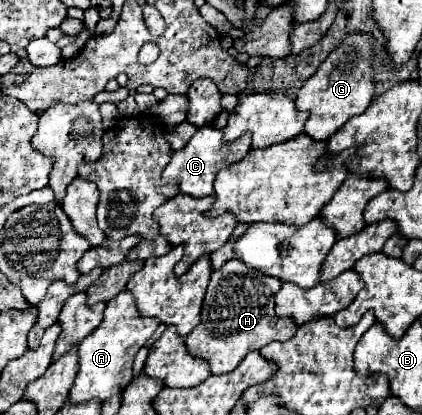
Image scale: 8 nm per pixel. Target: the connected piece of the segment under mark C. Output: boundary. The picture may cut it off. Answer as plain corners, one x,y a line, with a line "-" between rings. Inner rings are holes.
214,126
198,128
198,132
190,138
190,142
182,150
176,150
172,154
170,164
162,172
160,186
178,184
182,194
188,194
188,196
194,196
194,198
212,196
214,194
214,178
216,178
218,170
240,162
250,152
250,134
244,134
242,138
238,138
238,140
234,140
230,144
222,142
222,136
224,136
222,130
218,130

